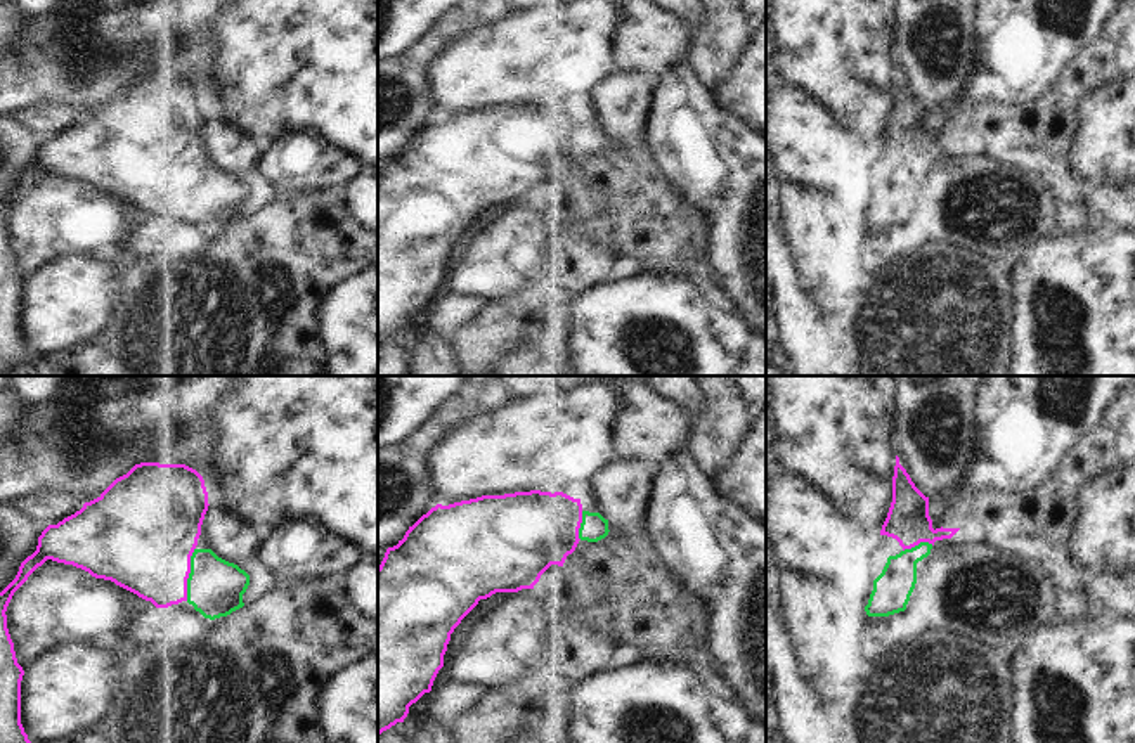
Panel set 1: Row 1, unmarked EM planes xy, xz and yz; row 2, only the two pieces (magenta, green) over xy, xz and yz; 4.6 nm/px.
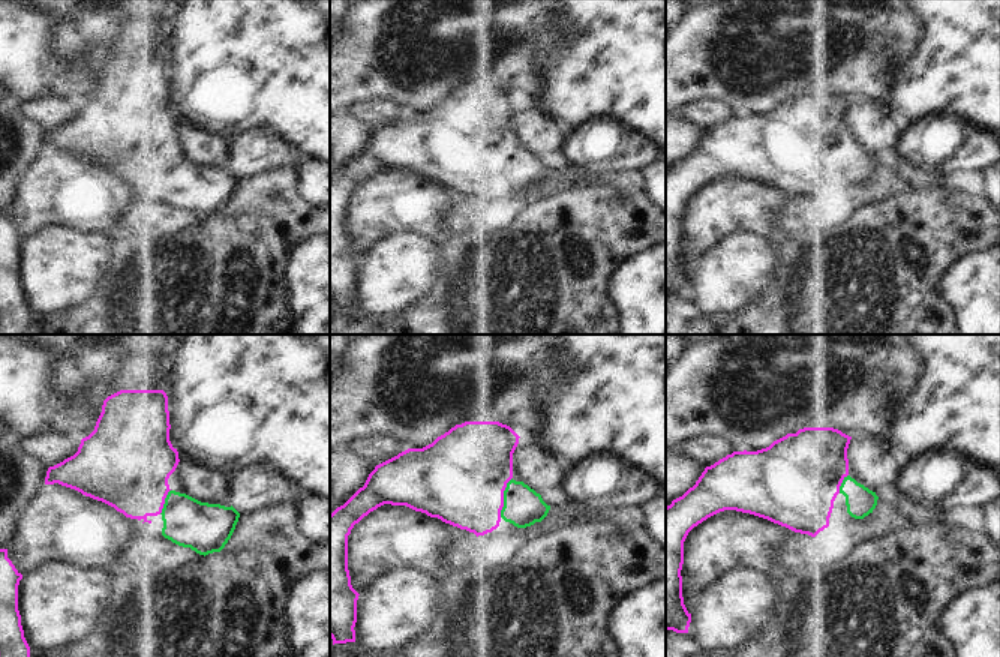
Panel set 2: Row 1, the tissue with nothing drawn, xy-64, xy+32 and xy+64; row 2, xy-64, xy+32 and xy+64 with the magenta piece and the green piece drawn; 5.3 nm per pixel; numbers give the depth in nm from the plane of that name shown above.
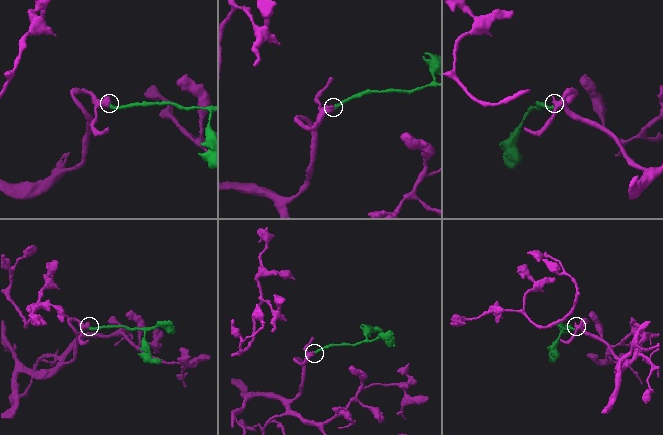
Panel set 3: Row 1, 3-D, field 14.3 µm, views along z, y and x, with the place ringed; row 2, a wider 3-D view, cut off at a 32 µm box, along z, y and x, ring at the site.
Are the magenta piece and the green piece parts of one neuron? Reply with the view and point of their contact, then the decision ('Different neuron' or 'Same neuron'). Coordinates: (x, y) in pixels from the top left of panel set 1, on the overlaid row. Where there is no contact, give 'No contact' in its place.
Touches magenta at xy (189, 572). Same neuron

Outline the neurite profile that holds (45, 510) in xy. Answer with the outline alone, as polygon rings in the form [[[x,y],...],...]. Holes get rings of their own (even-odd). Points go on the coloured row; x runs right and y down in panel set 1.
[[[28,494],[14,506],[36,525],[57,525],[83,507],[83,501],[73,494]]]

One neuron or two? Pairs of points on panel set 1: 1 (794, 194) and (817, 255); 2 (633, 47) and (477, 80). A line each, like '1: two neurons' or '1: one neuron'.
1: one neuron
2: two neurons

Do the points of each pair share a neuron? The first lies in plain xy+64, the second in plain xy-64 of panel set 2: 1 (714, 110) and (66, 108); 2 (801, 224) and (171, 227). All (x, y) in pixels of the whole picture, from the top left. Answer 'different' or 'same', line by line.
1: same
2: same

